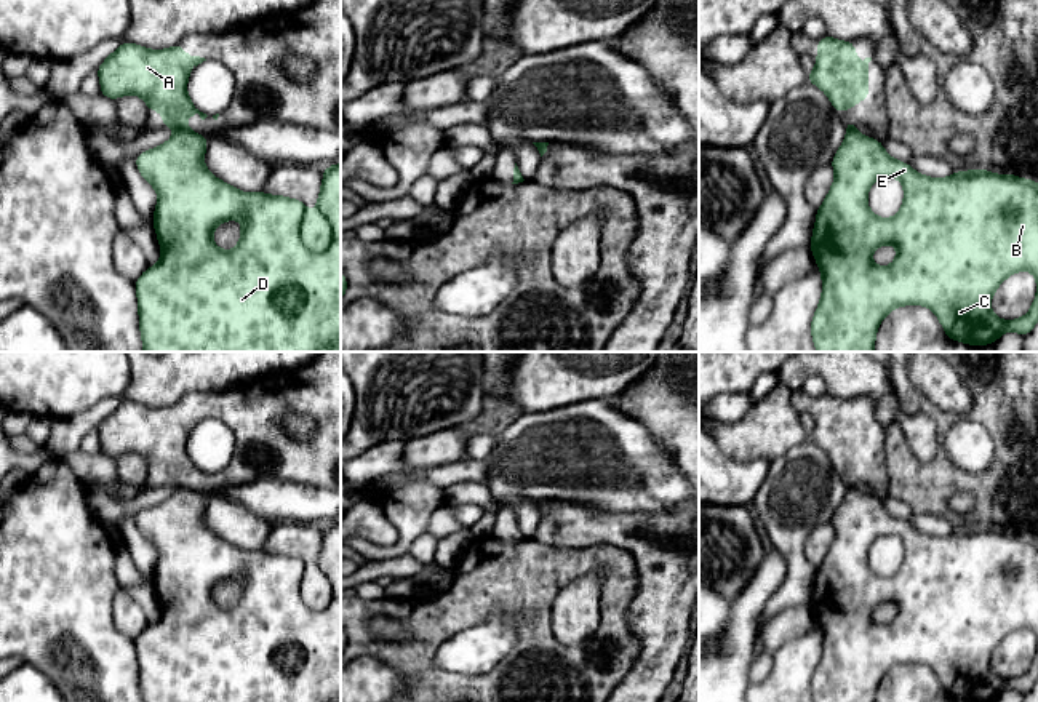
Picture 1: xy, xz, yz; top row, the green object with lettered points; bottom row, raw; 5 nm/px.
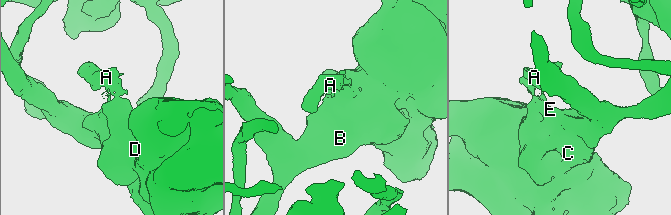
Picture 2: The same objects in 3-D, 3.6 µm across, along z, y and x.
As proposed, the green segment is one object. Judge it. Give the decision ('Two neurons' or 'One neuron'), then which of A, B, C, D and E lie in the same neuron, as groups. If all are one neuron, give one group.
Two neurons. Groups: A / B C D E

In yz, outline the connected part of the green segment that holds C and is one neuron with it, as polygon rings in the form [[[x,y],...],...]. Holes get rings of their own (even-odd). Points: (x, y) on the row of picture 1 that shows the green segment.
[[[849,130],[830,162],[835,181],[817,208],[811,251],[822,275],[822,296],[811,321],[811,336],[817,352],[875,352],[875,336],[883,318],[896,307],[926,305],[939,318],[948,341],[968,345],[995,344],[1004,331],[1027,336],[1038,323],[1038,182],[1011,173],[993,174],[988,170],[956,171],[934,179],[916,173],[908,163],[891,158],[883,142]],[[897,177],[904,184],[904,203],[896,216],[883,219],[867,205],[873,182]],[[880,245],[896,245],[897,256],[888,267],[872,262]],[[1028,270],[1036,277],[1036,296],[1022,318],[998,318],[990,302],[996,288],[1012,273]]]

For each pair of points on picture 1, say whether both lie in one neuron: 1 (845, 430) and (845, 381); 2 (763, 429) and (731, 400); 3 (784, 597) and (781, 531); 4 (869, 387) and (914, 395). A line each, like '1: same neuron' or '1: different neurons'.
1: different neurons
2: different neurons
3: same neuron
4: different neurons

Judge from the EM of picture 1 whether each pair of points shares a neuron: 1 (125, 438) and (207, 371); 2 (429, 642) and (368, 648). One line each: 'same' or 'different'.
1: different
2: same

